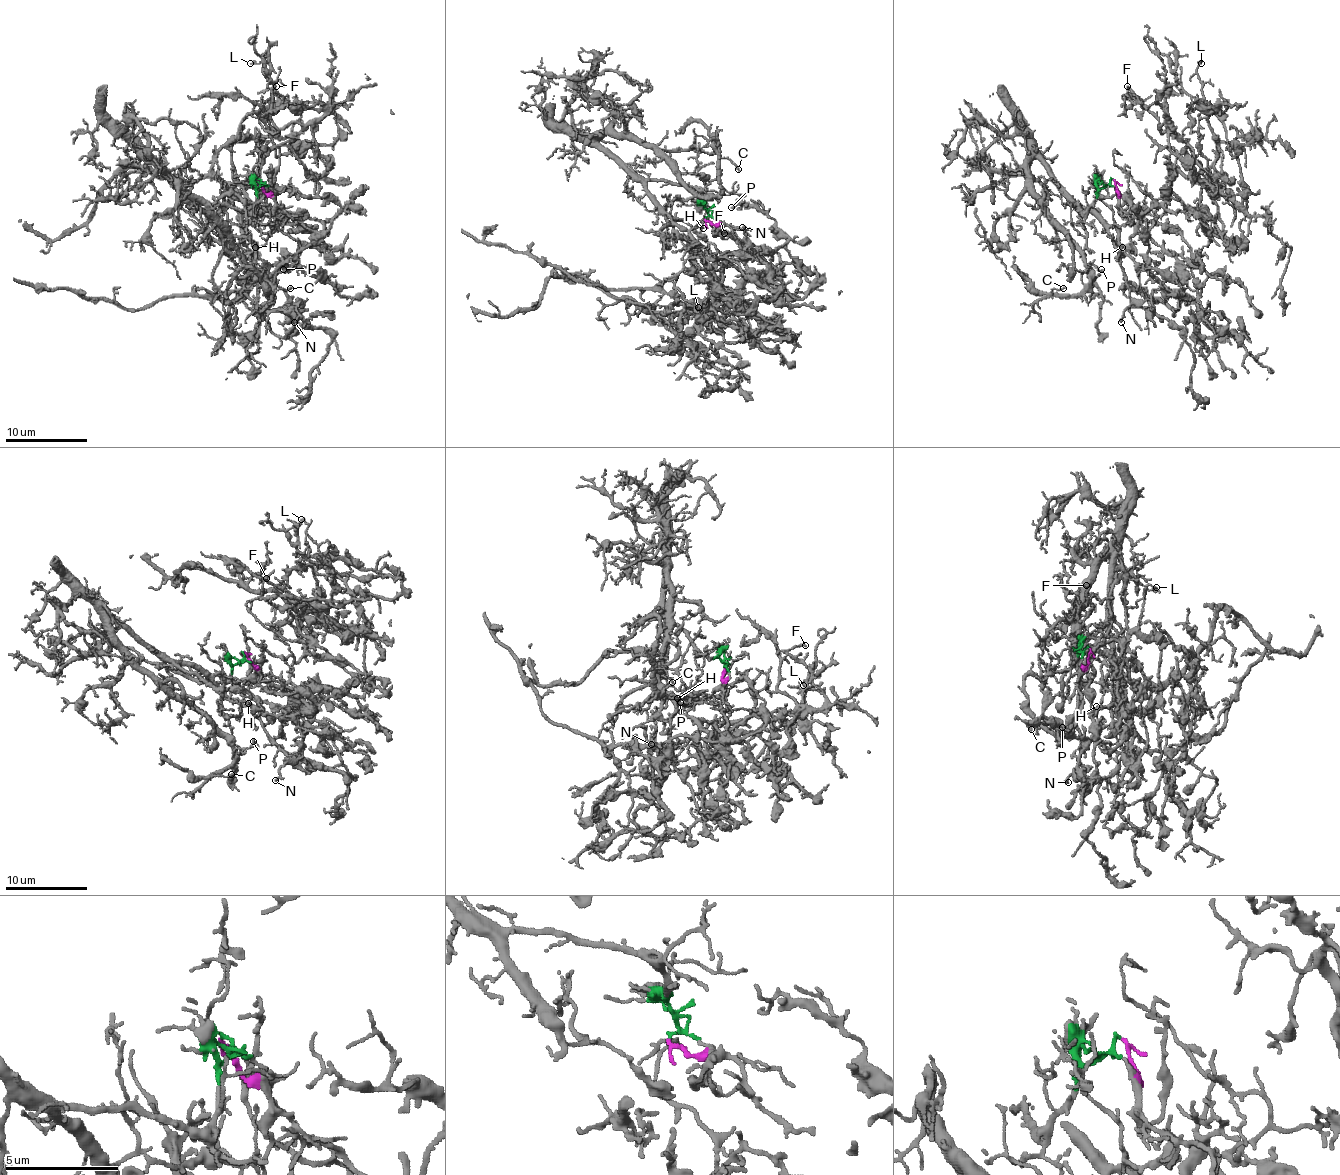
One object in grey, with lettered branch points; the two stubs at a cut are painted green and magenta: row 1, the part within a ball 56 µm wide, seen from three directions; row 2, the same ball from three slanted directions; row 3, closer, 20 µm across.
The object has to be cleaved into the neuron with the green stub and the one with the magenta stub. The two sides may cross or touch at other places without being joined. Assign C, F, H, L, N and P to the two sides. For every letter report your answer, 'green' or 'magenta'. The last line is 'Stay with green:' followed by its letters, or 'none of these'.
C: green
F: magenta
H: green
L: magenta
N: magenta
P: green
Stay with green: C, H, P

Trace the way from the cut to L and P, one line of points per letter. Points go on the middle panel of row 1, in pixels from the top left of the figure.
L: (706, 219), (726, 225), (747, 260), (722, 270), (708, 307), (661, 317), (726, 311), (698, 307)
P: (706, 217), (706, 198), (693, 188), (642, 180), (597, 141), (636, 137), (696, 192), (741, 196), (730, 207)

